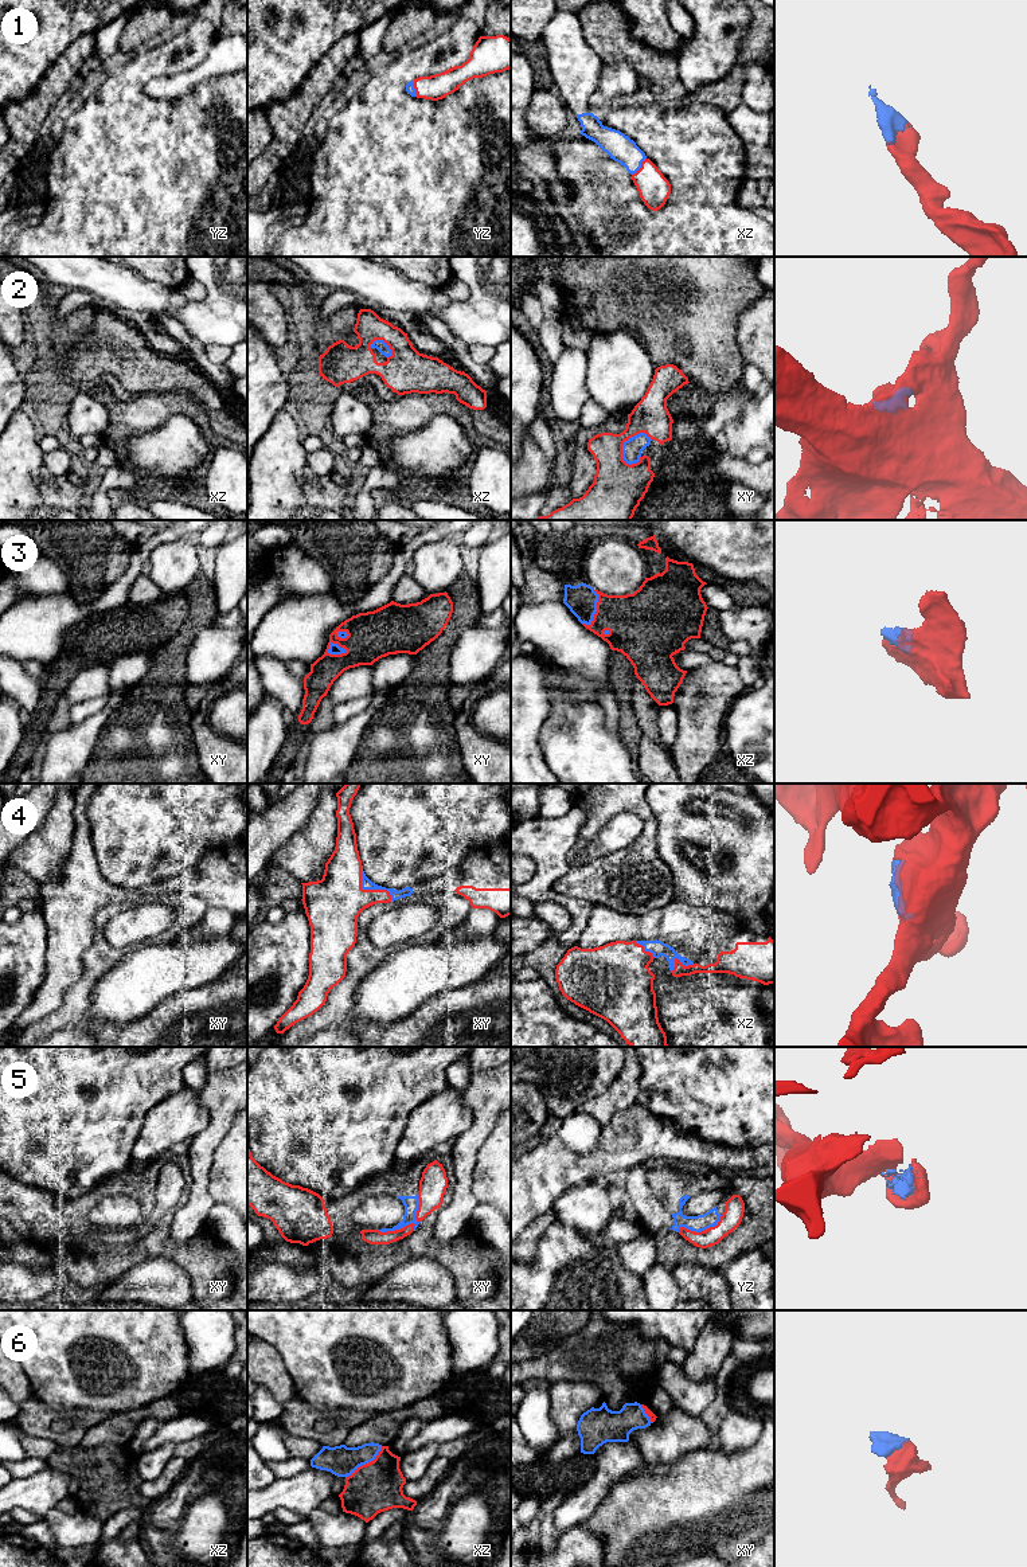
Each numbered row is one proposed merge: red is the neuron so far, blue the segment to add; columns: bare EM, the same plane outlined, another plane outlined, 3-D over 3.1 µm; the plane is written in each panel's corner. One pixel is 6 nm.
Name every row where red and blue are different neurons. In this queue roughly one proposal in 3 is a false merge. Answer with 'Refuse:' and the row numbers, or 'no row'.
Refuse: 2, 5

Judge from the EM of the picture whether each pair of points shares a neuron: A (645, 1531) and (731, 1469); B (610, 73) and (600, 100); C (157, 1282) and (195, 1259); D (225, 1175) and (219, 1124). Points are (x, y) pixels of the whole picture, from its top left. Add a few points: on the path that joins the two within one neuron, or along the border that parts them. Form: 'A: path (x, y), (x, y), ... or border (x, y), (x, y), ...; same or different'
A: path (667, 1513), (696, 1504), (710, 1491); same
B: path (610, 79), (610, 86), (605, 93); same
C: border (152, 1257), (176, 1262), (194, 1296); different
D: border (233, 1121), (214, 1153), (209, 1171); different

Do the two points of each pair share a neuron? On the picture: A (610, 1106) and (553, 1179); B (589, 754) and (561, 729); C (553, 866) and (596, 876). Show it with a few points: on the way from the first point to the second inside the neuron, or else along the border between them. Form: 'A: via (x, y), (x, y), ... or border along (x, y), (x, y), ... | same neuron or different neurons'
A: border along (629, 1108), (617, 1112), (602, 1126) | different neurons
B: via (582, 750), (567, 735) | same neuron
C: border along (570, 867), (554, 888), (580, 899) | different neurons

